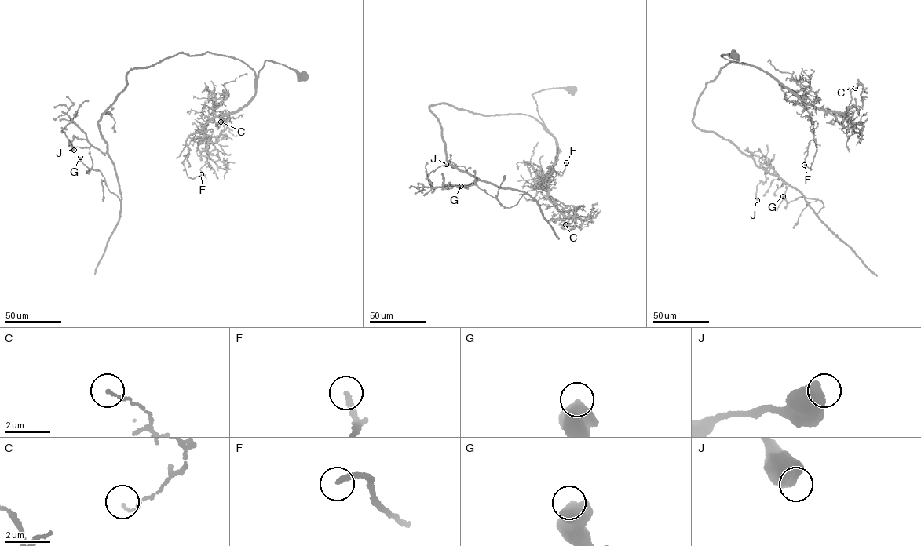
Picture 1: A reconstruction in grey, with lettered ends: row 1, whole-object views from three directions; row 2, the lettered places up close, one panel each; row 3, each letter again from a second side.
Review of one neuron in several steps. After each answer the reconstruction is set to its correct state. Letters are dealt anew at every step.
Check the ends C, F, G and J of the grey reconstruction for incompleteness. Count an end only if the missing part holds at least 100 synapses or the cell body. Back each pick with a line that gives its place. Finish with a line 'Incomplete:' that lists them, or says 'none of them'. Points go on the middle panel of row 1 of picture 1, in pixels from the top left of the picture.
Incomplete: none of them

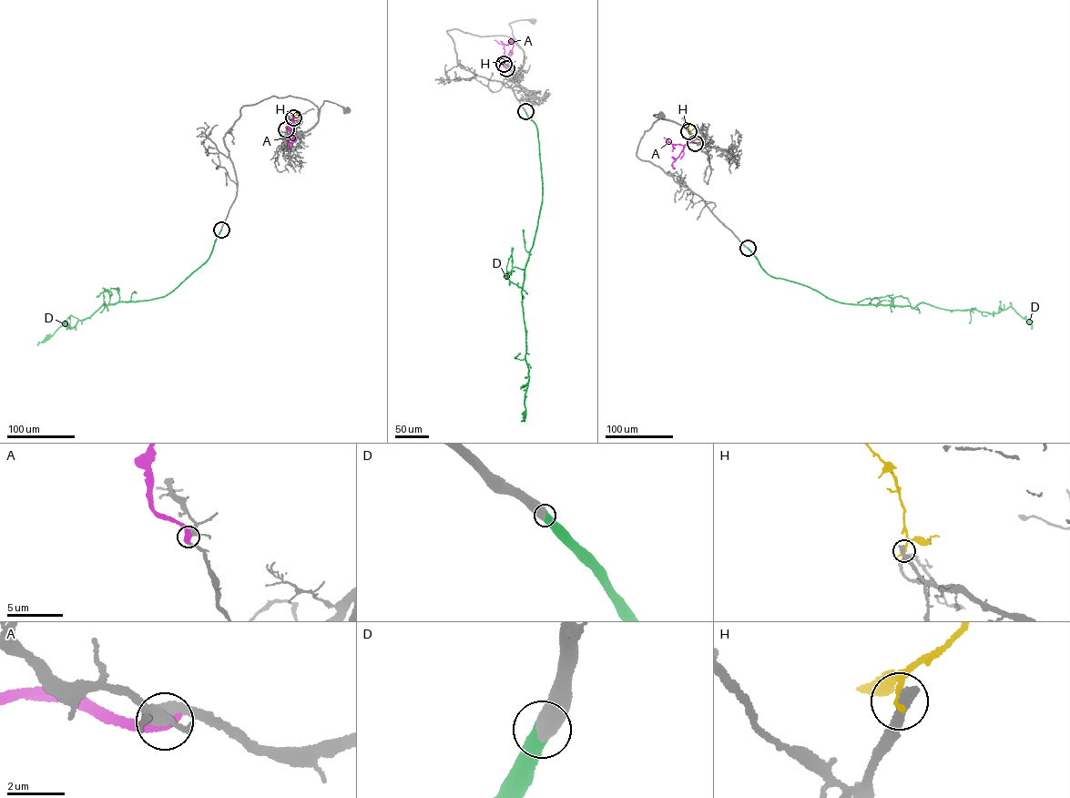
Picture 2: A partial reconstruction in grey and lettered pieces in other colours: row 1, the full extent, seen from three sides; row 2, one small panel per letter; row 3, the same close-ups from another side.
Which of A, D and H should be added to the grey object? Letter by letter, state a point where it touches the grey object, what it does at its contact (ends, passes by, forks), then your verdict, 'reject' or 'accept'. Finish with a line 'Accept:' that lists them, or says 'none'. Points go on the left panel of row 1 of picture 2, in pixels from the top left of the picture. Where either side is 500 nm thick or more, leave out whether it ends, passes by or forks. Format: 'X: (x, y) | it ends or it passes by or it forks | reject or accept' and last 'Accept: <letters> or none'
A: (286, 129) | reject
D: (221, 230) | accept
H: (293, 117) | reject
Accept: D

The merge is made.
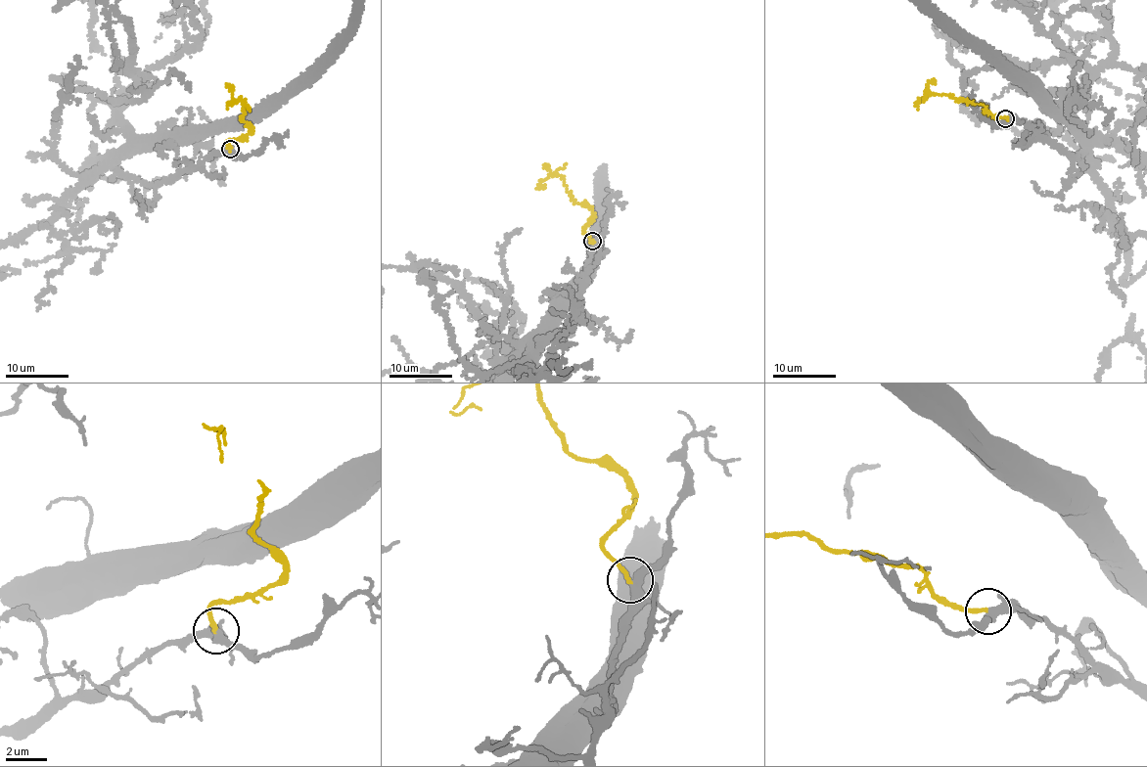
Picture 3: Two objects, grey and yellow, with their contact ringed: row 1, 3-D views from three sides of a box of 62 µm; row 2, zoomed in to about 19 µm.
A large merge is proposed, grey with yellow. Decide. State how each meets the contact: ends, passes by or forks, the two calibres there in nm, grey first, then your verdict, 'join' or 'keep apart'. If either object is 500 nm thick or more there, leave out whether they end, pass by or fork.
grey passes by | yellow ends | 380/200 nm | join

